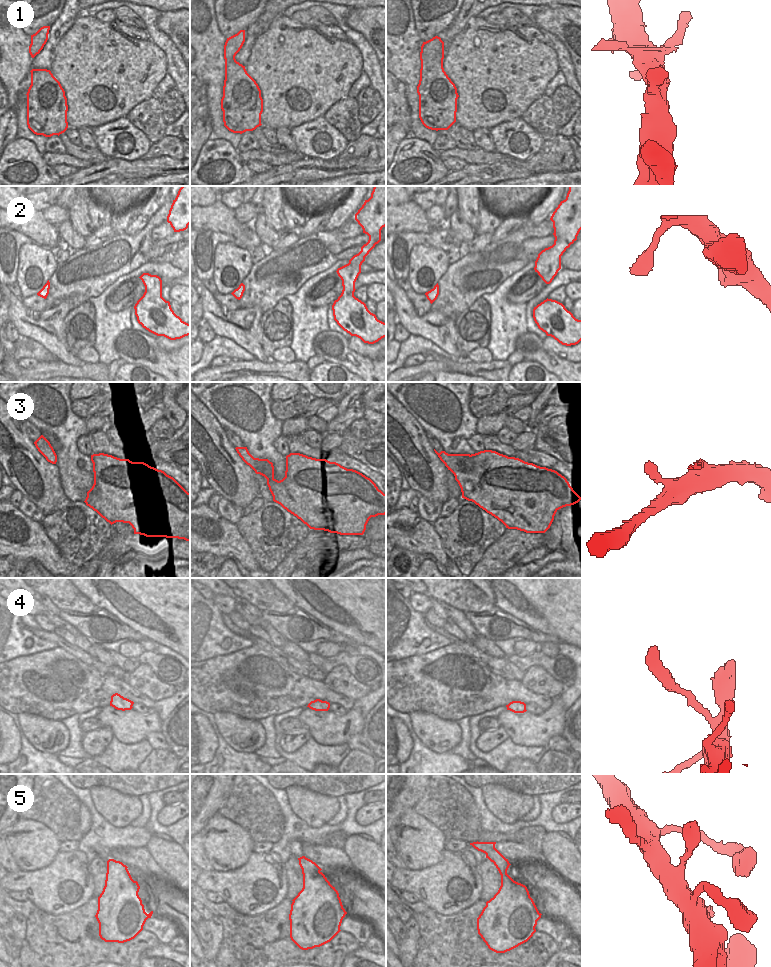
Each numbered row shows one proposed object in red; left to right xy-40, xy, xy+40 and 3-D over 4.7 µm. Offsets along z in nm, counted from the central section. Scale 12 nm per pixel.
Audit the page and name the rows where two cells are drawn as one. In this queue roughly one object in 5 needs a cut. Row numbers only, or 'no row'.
4

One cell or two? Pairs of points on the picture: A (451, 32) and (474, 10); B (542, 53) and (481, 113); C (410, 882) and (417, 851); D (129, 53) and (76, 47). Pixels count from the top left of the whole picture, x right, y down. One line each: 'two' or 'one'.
A: one
B: one
C: two
D: one

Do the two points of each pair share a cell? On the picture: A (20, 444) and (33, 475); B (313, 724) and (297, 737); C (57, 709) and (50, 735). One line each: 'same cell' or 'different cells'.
A: same cell
B: different cells
C: different cells

